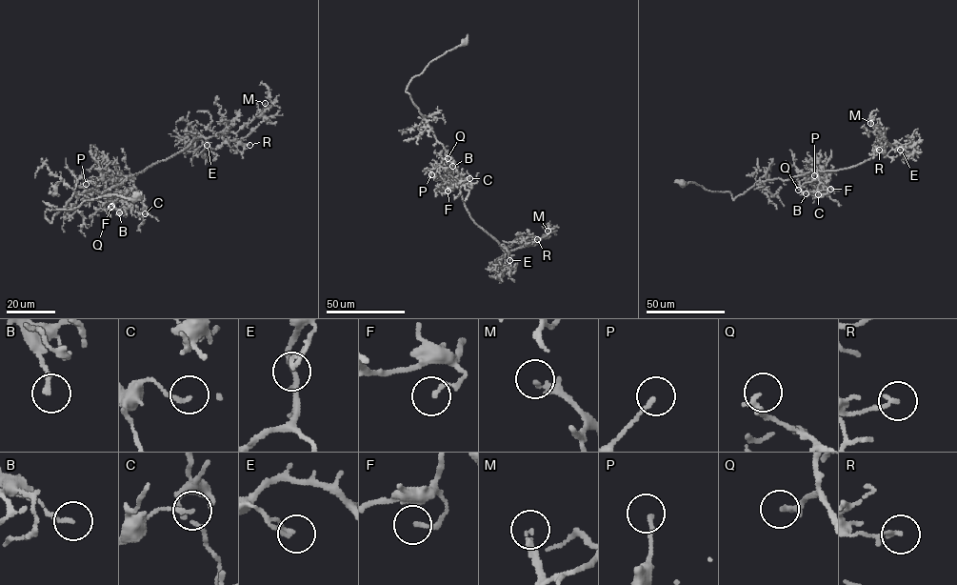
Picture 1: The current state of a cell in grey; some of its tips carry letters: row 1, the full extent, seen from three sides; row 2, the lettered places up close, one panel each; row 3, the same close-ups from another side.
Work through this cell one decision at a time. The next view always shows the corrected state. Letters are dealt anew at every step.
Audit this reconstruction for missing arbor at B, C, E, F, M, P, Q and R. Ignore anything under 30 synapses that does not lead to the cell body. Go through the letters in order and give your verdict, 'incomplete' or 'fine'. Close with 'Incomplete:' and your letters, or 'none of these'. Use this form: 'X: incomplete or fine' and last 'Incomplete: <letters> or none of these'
B: fine
C: fine
E: fine
F: fine
M: incomplete
P: fine
Q: fine
R: fine
Incomplete: M

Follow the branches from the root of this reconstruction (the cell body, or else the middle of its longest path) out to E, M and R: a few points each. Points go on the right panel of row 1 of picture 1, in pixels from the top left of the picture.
E: (682, 182), (728, 191), (733, 200), (758, 181), (849, 168), (890, 145), (900, 150)
M: (682, 182), (728, 191), (733, 200), (758, 181), (849, 168), (891, 144), (870, 123)
R: (682, 182), (728, 191), (733, 200), (758, 181), (849, 168), (891, 144), (879, 150)

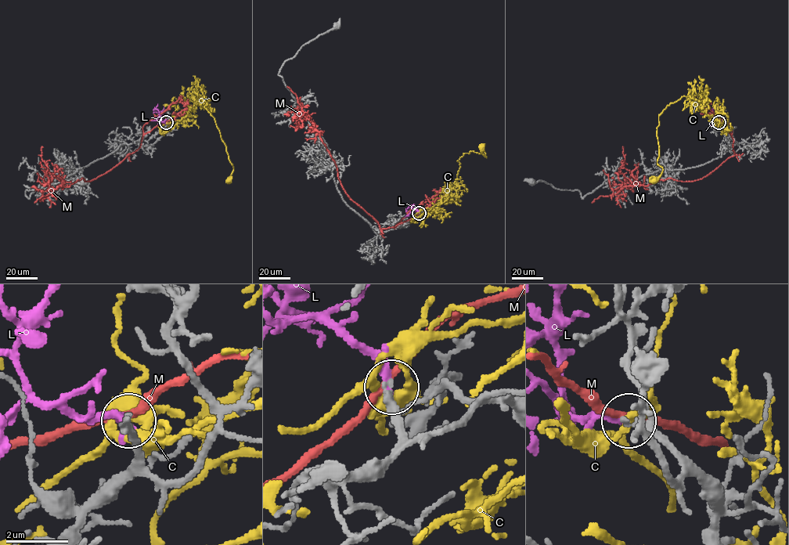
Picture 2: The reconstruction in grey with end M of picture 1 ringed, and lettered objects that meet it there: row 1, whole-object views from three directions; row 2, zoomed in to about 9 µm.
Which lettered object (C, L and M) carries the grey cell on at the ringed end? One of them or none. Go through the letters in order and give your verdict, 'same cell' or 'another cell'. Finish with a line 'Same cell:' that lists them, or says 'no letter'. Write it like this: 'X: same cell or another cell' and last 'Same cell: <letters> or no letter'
C: another cell
L: same cell
M: another cell
Same cell: L

